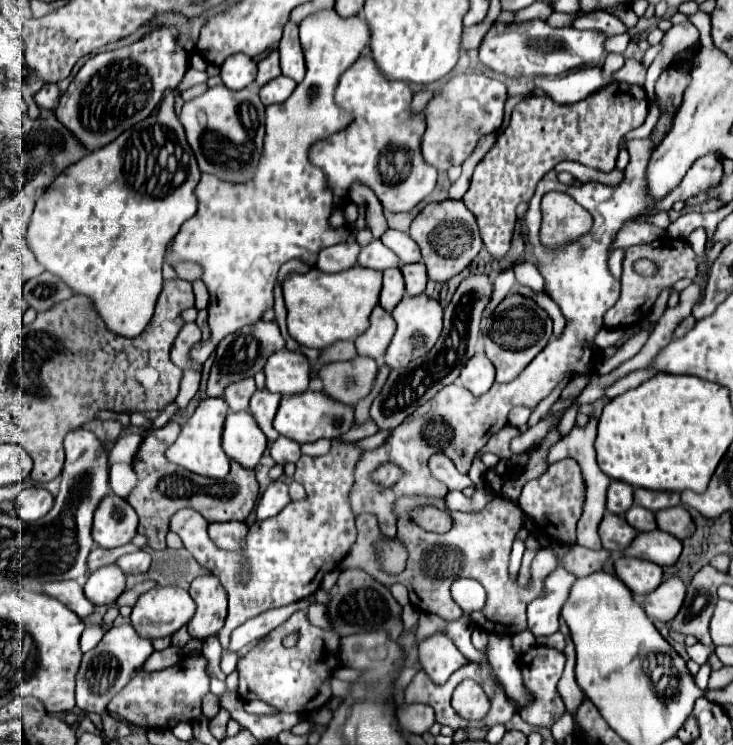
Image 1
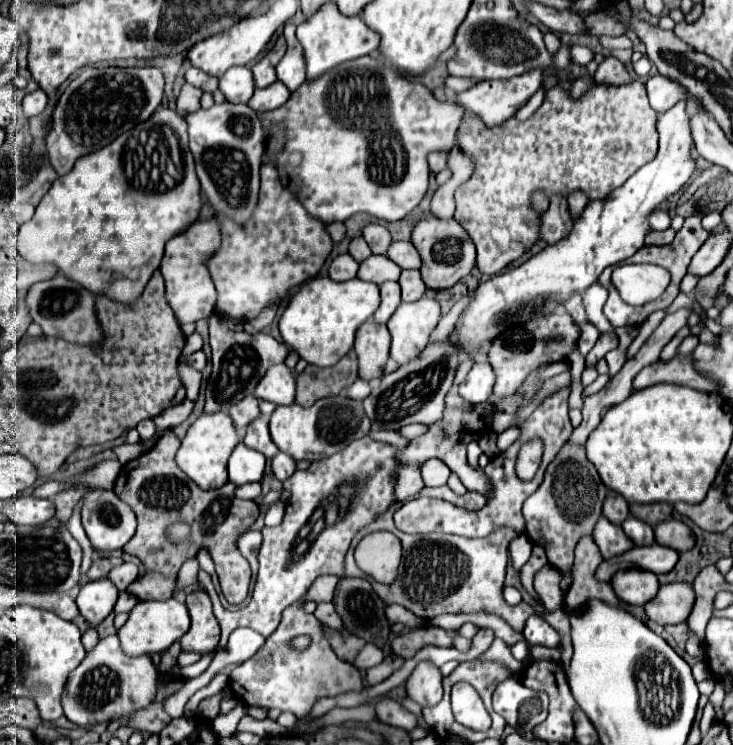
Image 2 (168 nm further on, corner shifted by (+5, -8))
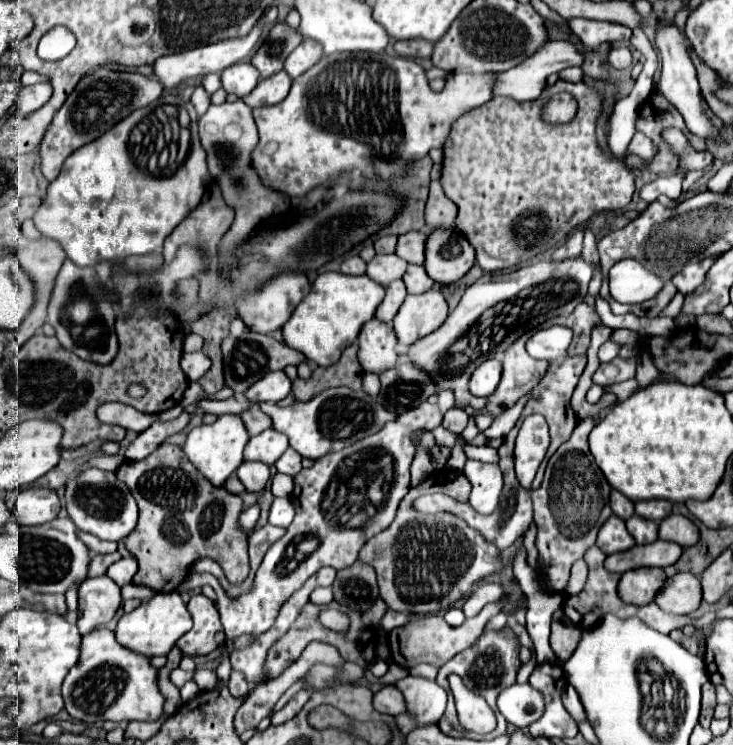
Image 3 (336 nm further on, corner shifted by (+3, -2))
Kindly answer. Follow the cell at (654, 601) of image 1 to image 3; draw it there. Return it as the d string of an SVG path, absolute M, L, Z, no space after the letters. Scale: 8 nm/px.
M677 573L659 589L655 603L673 615L691 615L701 603L701 583L693 573Z

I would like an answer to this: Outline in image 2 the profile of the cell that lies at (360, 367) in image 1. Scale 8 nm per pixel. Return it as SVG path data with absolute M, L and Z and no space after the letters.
M361 377L351 387L347 387L347 395L351 399L365 399L369 393L371 393L371 385L369 385L369 381L365 381Z

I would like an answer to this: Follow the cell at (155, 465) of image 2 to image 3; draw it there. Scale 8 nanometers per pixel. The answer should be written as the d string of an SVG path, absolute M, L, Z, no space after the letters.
M161 443L141 461L127 459L117 469L117 479L129 487L139 505L139 523L133 533L123 539L125 547L139 561L139 571L133 577L135 585L151 587L157 593L171 593L199 557L217 561L231 585L247 579L247 533L243 533L239 525L243 501L225 487L211 485L191 461L187 461L181 447Z

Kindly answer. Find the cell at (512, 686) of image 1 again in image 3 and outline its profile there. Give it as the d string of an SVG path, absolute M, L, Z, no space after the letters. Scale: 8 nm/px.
M515 683L497 697L501 715L517 729L529 727L545 711L545 699L529 683Z

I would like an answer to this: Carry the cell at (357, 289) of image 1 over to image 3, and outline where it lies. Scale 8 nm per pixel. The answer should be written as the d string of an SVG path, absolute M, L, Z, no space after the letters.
M341 272L321 273L315 279L309 295L297 305L291 319L283 325L283 339L289 347L301 351L309 361L317 363L319 367L329 367L337 363L343 349L357 339L359 329L375 315L375 309L383 297L385 287L367 275L351 277Z

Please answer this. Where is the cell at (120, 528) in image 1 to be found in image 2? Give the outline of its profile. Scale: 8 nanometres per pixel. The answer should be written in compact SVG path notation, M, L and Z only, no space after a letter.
M93 489L83 495L81 523L83 523L83 529L85 529L91 545L101 551L123 549L123 545L133 537L135 527L137 527L133 509L127 503L123 503L113 491L107 491L107 489Z

